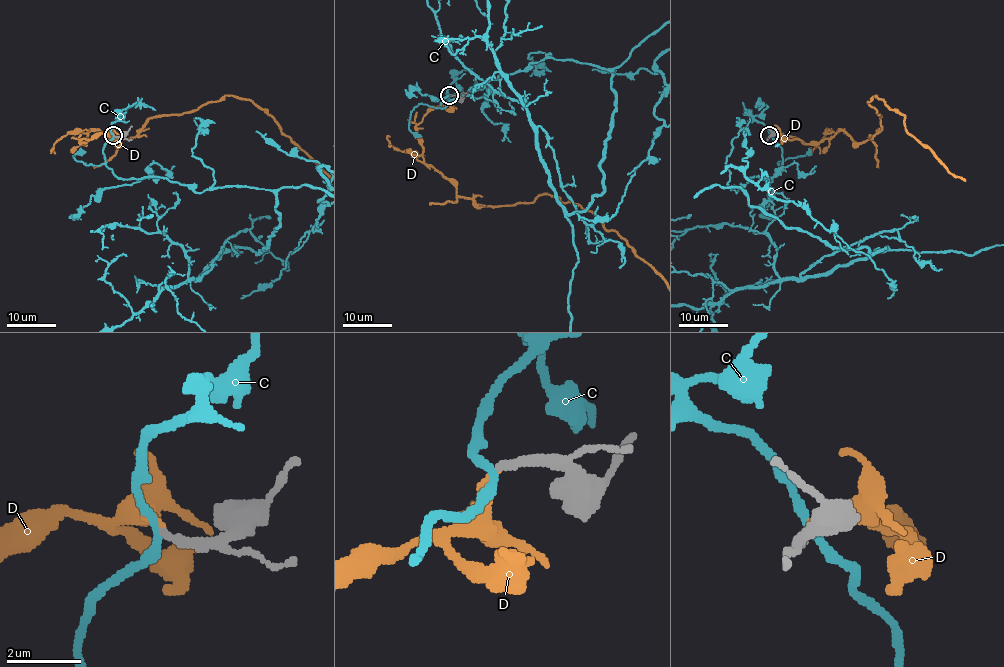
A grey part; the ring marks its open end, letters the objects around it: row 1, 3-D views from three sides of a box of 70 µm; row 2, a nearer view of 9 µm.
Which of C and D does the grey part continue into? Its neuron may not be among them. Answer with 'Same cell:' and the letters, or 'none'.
Same cell: D

